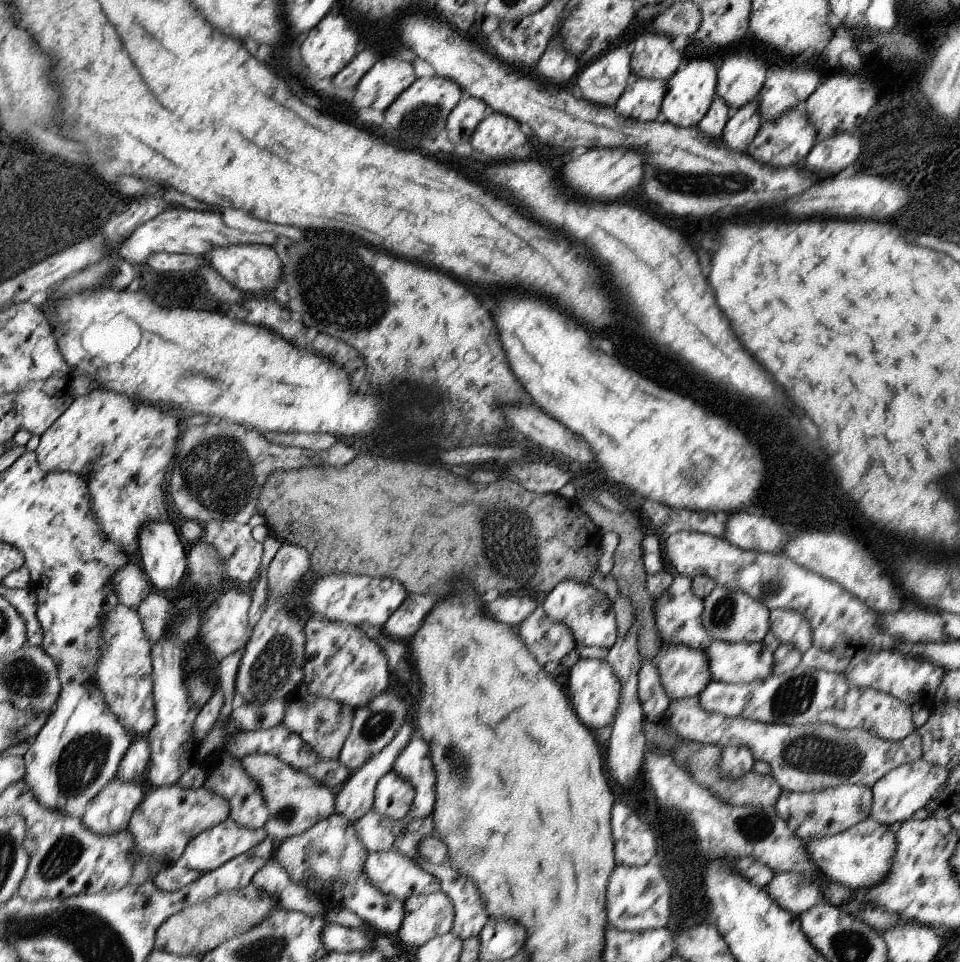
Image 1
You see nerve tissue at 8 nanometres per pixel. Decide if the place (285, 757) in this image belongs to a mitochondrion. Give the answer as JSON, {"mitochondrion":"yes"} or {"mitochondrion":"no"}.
{"mitochondrion":"no"}

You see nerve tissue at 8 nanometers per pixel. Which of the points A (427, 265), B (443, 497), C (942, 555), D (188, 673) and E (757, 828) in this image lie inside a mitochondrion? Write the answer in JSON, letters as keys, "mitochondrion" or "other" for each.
{"A":"other","B":"other","C":"other","D":"other","E":"mitochondrion"}

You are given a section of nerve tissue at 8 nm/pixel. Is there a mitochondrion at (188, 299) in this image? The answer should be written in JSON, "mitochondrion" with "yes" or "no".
{"mitochondrion":"no"}

